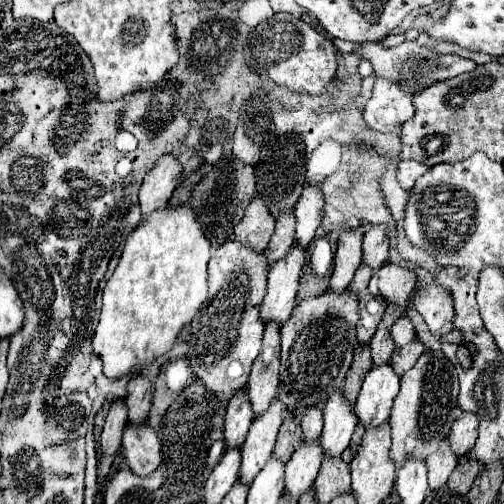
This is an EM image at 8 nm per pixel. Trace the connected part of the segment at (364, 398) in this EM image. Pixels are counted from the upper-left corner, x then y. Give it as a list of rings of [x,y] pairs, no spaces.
[[[392,365],[372,367],[368,377],[362,383],[354,413],[358,423],[366,429],[380,427],[388,421],[392,403],[400,391],[400,377],[394,373]]]

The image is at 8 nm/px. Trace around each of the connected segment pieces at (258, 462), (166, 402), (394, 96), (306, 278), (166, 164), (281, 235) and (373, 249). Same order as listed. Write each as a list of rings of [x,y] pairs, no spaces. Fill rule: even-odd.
[[[274,399],[268,411],[252,423],[246,443],[242,445],[242,465],[238,473],[242,485],[252,485],[256,473],[260,473],[260,469],[268,463],[276,443],[278,429],[282,425],[284,411],[284,405],[278,399]]]
[[[162,371],[156,379],[156,385],[154,385],[154,397],[152,397],[152,407],[150,407],[150,413],[148,413],[148,425],[150,427],[158,427],[166,409],[174,403],[176,395],[170,393],[166,387],[164,387],[164,381],[162,381]]]
[[[376,79],[372,97],[364,105],[366,125],[380,133],[392,133],[412,115],[412,93],[406,93],[400,85],[392,81]]]
[[[306,266],[303,268],[302,272],[300,286],[296,297],[297,303],[306,298],[314,298],[316,295],[320,295],[320,293],[324,293],[324,291],[328,289],[328,277],[320,281],[320,279],[316,279],[316,277],[310,275],[310,269]]]
[[[160,157],[156,167],[144,177],[144,183],[140,187],[140,209],[142,209],[142,219],[146,219],[150,213],[156,209],[162,209],[168,199],[172,197],[172,191],[178,185],[182,173],[182,165],[178,163],[176,157]]]
[[[292,211],[280,213],[280,217],[276,219],[276,231],[266,249],[266,261],[270,267],[276,265],[276,261],[280,261],[280,257],[284,257],[284,253],[288,253],[288,249],[292,247],[294,227],[296,227],[294,213]]]
[[[374,225],[362,241],[362,263],[370,269],[380,269],[388,261],[386,225]]]

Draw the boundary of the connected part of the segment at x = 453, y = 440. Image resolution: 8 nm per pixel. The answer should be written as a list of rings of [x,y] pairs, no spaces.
[[[462,411],[460,419],[452,425],[450,435],[448,435],[448,441],[450,441],[450,447],[452,447],[454,455],[458,459],[466,457],[472,451],[472,447],[476,443],[476,437],[478,437],[478,419],[476,419],[476,415]]]

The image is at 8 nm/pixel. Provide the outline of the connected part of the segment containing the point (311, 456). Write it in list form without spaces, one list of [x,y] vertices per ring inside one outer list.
[[[320,443],[316,445],[300,445],[296,453],[286,463],[286,479],[284,479],[284,493],[298,501],[306,491],[314,487],[314,479],[318,475],[322,461]]]

